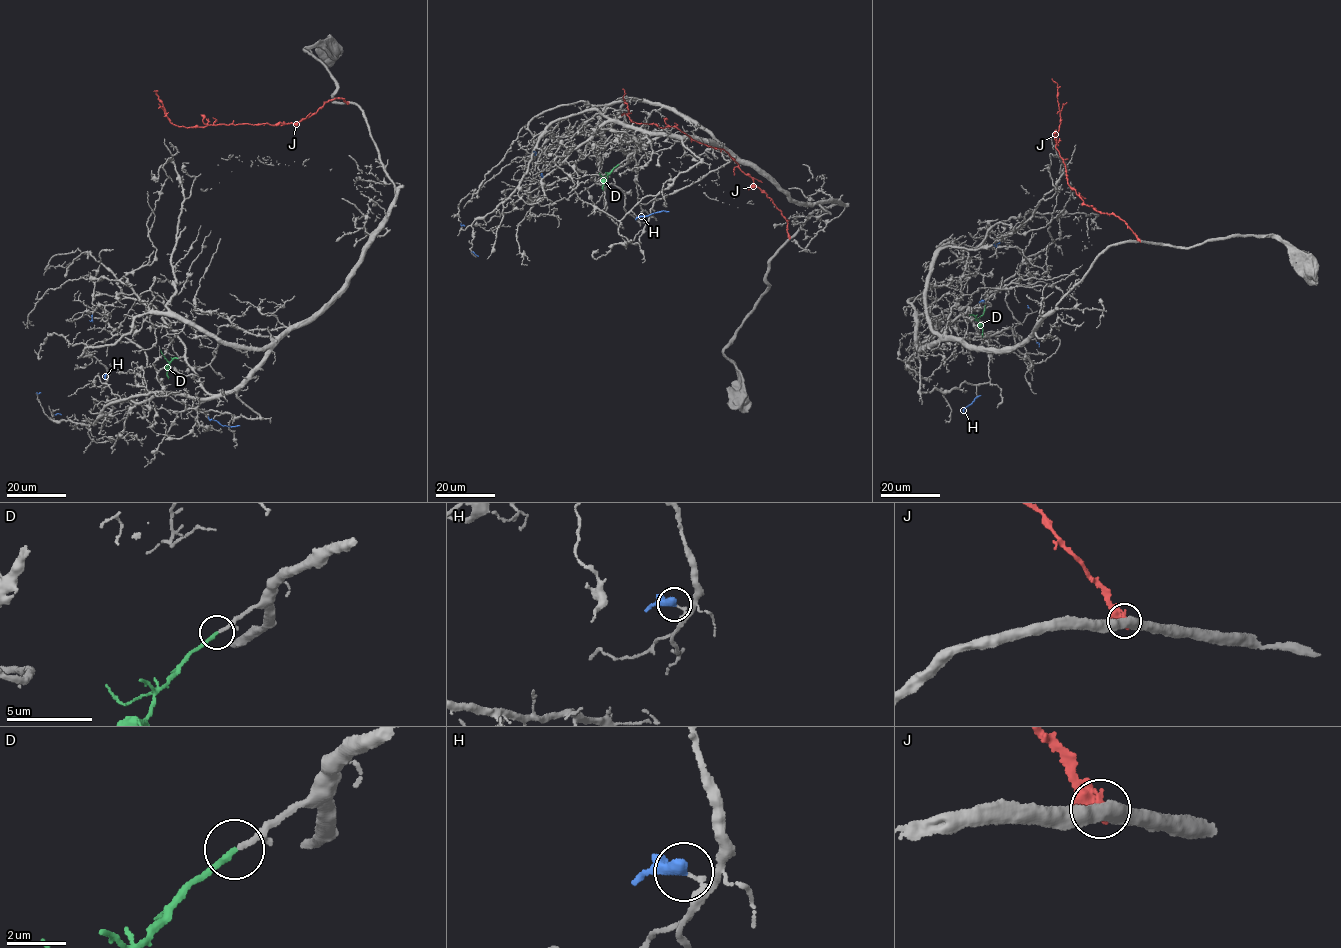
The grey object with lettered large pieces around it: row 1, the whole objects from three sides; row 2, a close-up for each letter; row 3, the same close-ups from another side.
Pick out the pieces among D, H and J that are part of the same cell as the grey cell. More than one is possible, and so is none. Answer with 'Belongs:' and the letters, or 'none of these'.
Belongs: D

